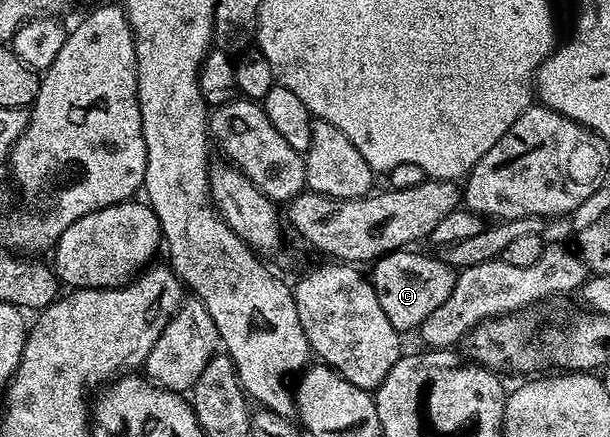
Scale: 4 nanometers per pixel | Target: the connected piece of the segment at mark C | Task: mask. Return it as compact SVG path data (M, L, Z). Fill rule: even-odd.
M410 248L395 250L392 254L384 254L373 263L374 271L368 274L370 282L376 292L376 300L380 300L380 308L384 308L384 316L388 316L392 328L400 332L406 330L417 331L422 322L448 296L452 296L452 288L456 277L455 267L442 261L441 257L429 258L426 254L413 254Z

